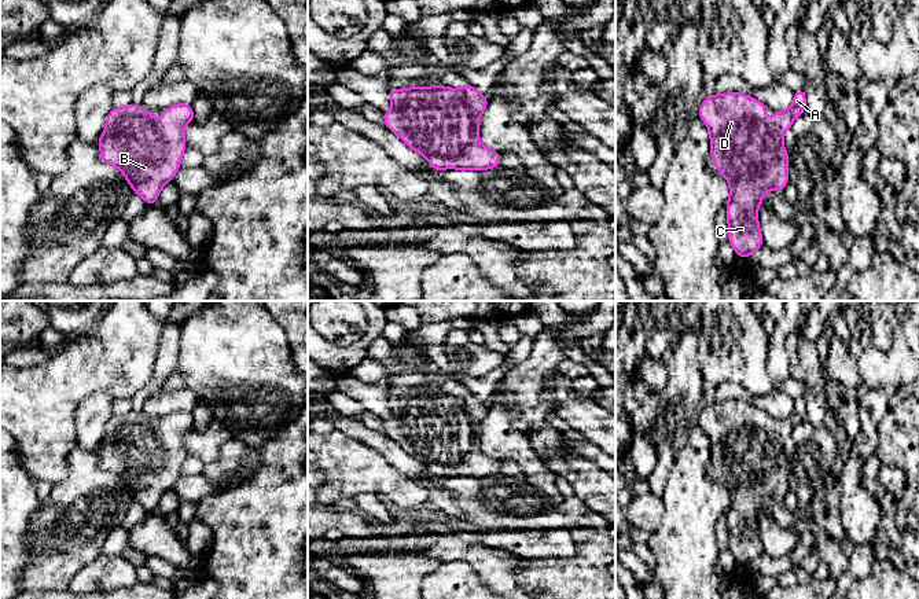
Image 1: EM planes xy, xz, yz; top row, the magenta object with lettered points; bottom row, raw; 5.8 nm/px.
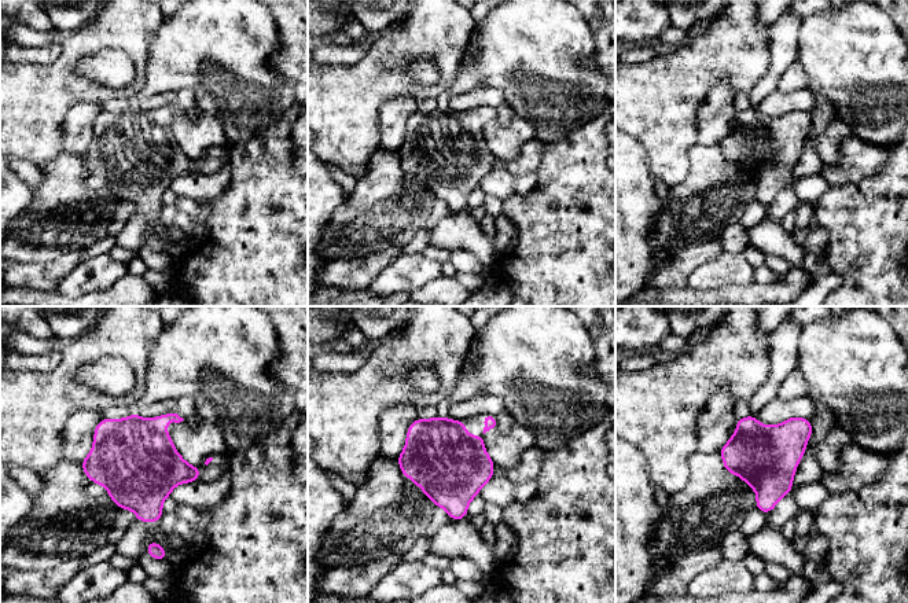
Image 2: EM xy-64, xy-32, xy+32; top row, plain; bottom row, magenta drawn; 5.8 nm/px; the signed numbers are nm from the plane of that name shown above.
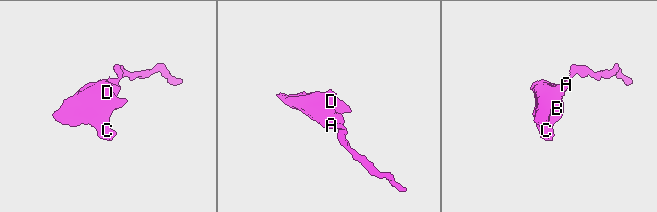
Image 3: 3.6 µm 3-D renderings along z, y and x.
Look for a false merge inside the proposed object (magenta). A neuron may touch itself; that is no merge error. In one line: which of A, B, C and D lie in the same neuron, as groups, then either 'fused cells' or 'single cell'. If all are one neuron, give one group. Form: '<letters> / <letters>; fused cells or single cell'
A B C D; single cell

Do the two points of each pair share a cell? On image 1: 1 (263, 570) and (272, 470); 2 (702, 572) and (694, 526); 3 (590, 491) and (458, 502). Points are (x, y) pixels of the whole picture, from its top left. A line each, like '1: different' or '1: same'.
1: same
2: same
3: different

